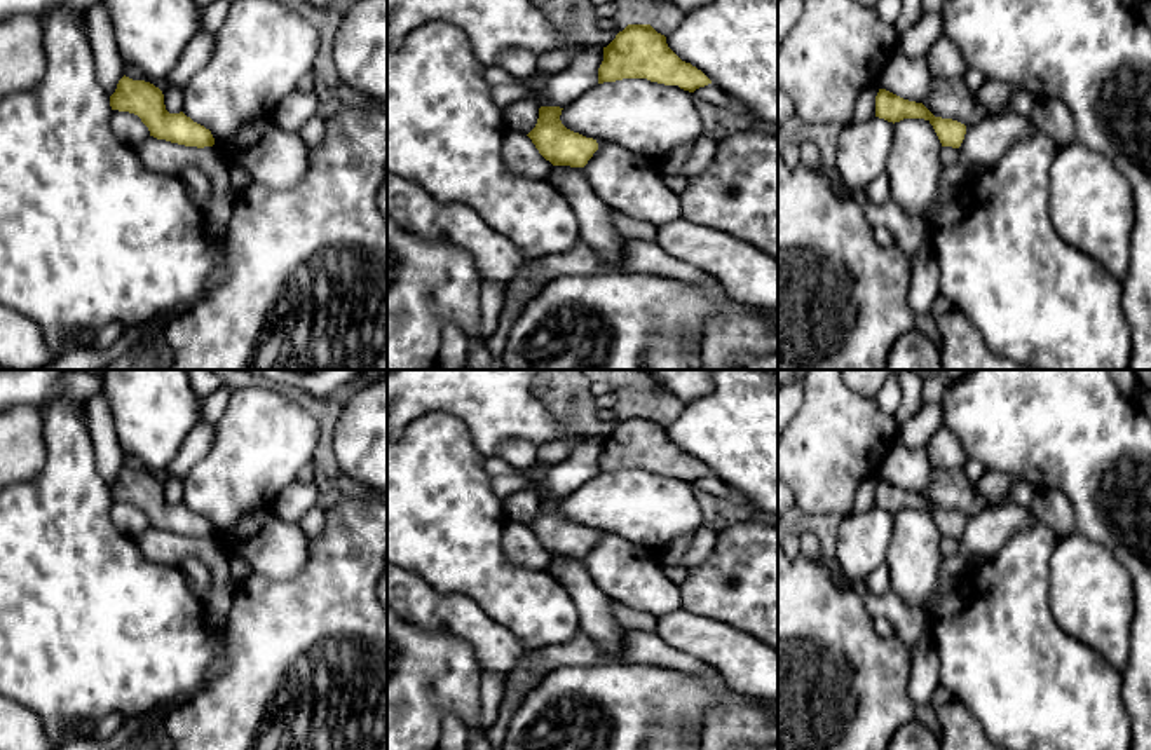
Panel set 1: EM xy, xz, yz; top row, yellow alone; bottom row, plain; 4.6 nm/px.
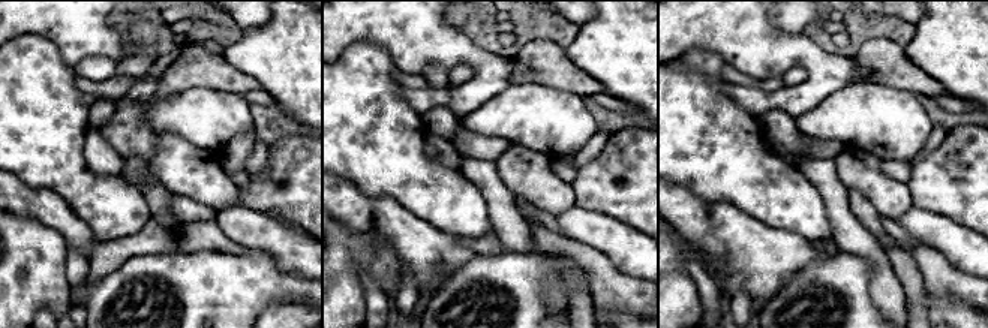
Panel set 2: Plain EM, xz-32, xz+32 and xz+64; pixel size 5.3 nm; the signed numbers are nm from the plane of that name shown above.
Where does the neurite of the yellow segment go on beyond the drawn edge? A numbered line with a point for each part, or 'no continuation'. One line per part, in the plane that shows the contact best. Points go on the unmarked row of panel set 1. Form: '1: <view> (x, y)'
no continuation

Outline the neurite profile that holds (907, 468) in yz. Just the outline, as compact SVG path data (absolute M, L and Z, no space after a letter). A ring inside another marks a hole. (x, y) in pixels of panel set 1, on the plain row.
M895 441L877 471L879 480L886 480L903 490L923 494L930 483L931 466L924 448L907 448Z

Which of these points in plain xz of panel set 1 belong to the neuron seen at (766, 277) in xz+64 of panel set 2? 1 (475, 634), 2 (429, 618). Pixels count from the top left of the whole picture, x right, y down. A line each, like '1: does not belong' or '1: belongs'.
1: belongs
2: belongs

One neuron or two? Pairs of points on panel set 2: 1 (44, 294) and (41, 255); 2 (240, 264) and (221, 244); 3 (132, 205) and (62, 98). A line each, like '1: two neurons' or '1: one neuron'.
1: one neuron
2: two neurons
3: one neuron

